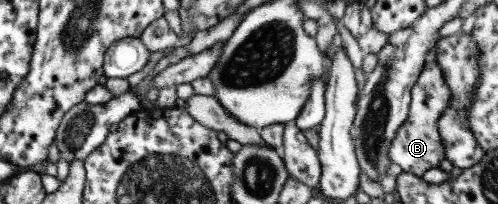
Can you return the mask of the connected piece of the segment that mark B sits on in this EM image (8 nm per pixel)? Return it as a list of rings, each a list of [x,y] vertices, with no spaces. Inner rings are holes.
[[[429,59],[411,90],[411,103],[408,117],[400,129],[396,131],[396,137],[392,139],[388,149],[388,158],[402,168],[403,172],[412,173],[422,177],[429,168],[439,168],[440,162],[445,159],[445,148],[438,130],[438,119],[450,105],[452,94],[450,86],[446,84],[444,72],[438,66],[438,62]]]

